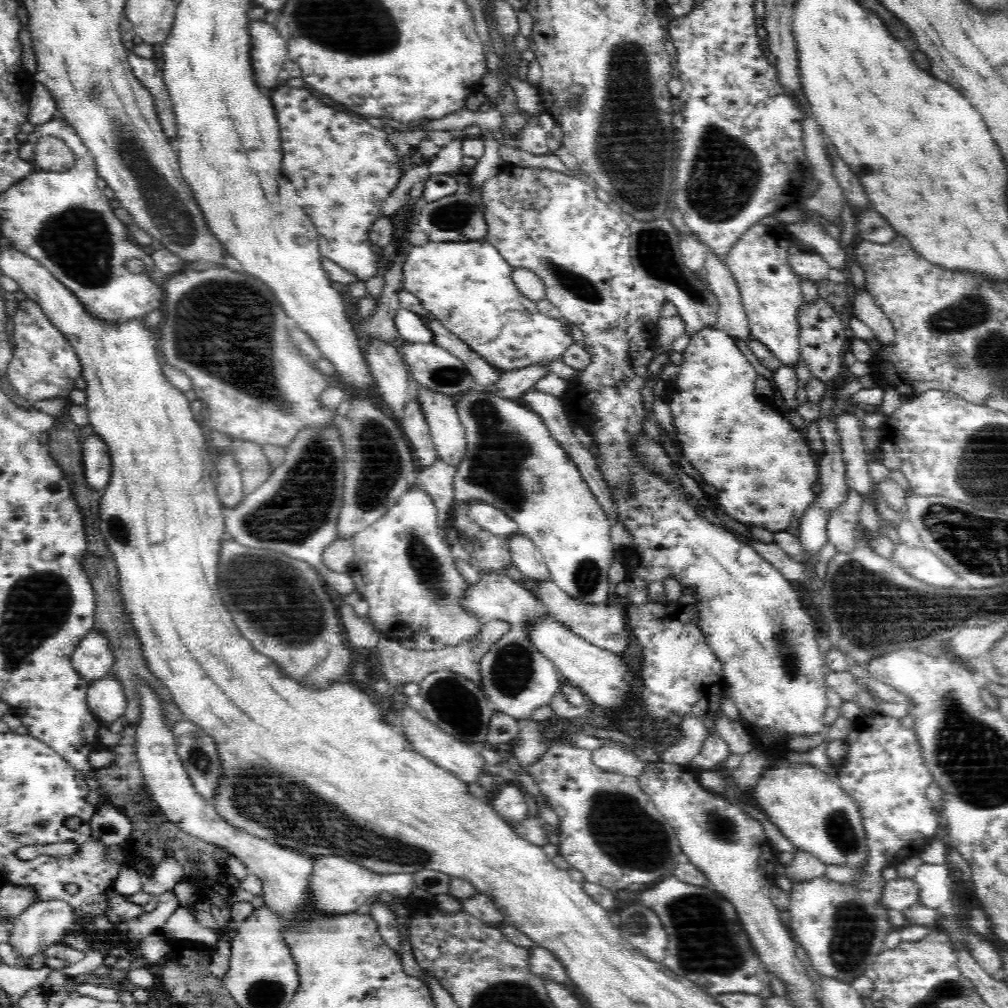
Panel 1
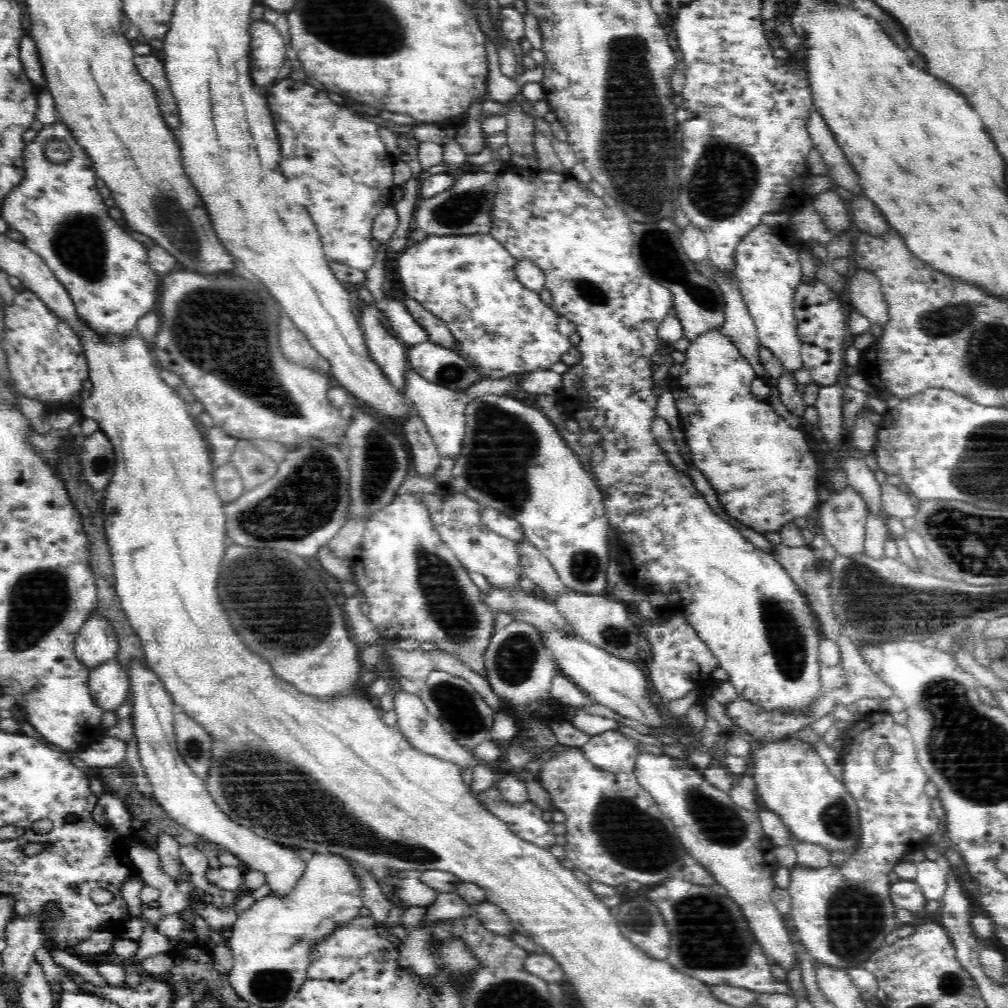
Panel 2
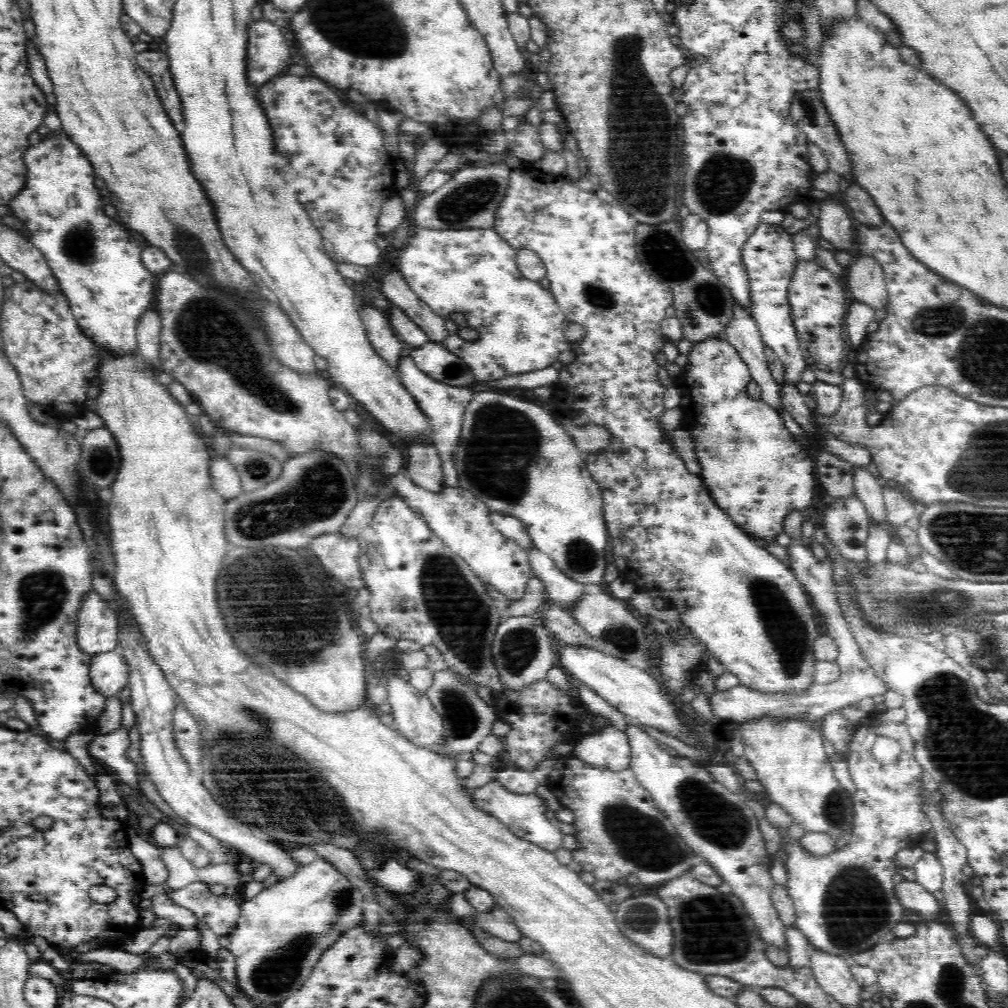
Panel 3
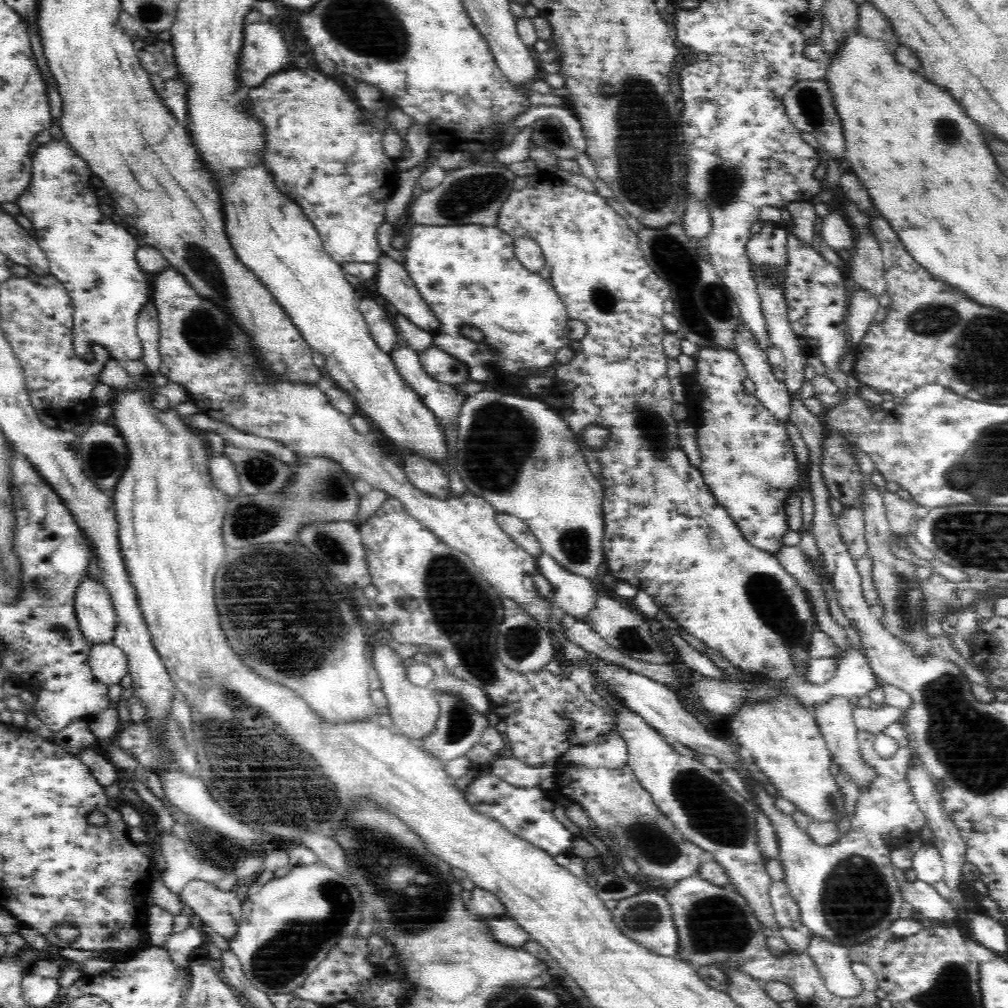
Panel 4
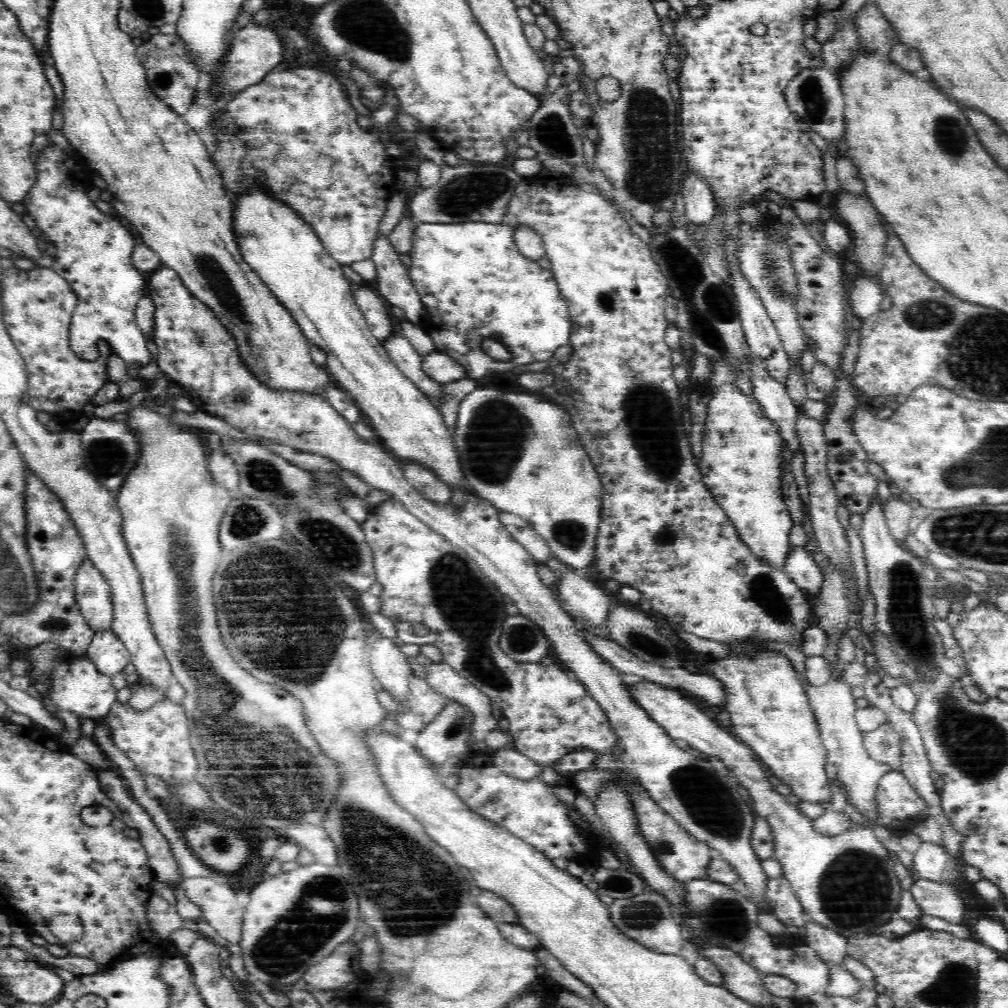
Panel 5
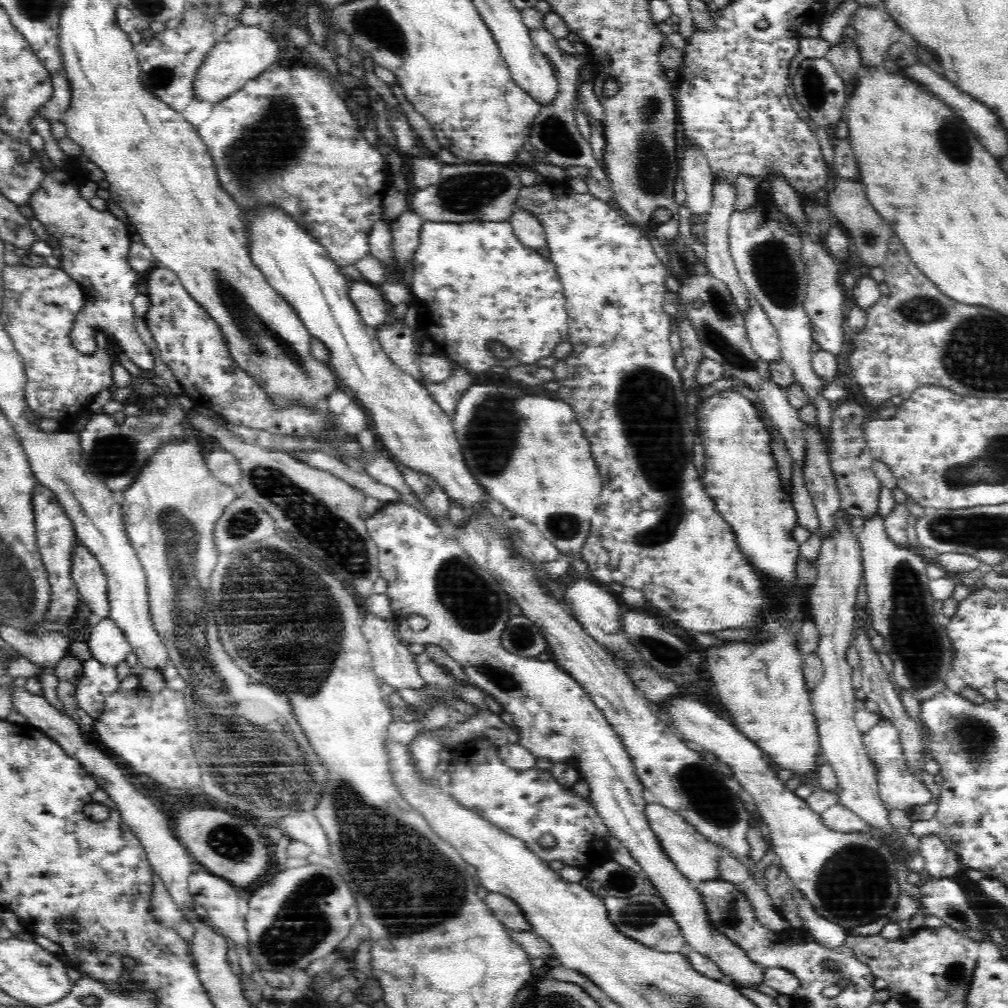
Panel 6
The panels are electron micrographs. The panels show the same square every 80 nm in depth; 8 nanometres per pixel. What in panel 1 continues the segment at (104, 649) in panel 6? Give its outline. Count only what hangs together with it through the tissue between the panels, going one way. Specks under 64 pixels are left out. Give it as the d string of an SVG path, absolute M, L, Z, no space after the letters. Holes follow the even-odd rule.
M111 672L108 675L99 682L88 684L86 699L91 711L102 721L102 726L109 729L125 713L127 700L122 683L114 679Z

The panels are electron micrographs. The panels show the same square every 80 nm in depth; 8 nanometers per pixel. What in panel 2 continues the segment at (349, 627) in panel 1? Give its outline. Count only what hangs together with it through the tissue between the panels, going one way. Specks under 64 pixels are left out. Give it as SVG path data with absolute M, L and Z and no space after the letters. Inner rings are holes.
M359 591L348 597L343 604L343 611L346 613L346 622L353 630L355 640L364 647L378 642L379 634L377 633L374 623L368 620L368 616L361 611L361 604L364 603L366 597Z

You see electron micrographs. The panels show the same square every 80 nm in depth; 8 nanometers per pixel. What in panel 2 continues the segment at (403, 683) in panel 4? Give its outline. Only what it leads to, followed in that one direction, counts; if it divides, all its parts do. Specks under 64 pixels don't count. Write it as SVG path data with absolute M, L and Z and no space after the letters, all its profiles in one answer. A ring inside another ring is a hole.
M396 692L396 698L393 698L396 704L396 714L398 722L396 726L400 726L399 731L406 736L410 744L418 750L429 753L432 756L441 757L442 760L450 760L455 762L461 769L474 768L478 766L479 759L474 756L471 748L460 745L452 735L443 727L443 724L437 717L432 716L420 696L416 694L408 694L408 692Z

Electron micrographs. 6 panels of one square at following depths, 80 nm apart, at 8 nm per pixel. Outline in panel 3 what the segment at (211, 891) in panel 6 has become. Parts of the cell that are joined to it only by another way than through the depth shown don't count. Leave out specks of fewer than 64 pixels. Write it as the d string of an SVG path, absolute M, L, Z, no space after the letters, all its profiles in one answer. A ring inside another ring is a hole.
M190 882L182 889L168 893L169 899L183 909L188 909L204 920L217 935L234 932L241 916L241 903L238 898L215 896L209 886L202 882Z

